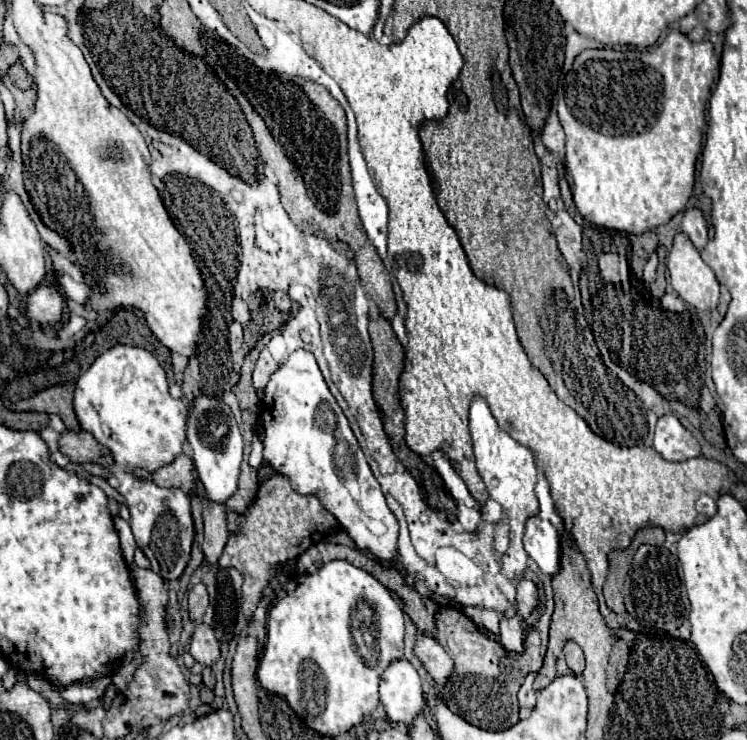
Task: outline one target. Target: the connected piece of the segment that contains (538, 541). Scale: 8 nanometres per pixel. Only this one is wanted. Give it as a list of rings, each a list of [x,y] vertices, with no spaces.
[[[533,515],[525,521],[525,551],[547,575],[559,571],[559,541],[559,531],[547,519]]]

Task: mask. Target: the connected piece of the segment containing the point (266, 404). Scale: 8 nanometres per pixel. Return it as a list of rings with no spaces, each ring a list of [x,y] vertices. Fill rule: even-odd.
[[[297,349],[271,375],[261,403],[263,459],[289,477],[297,493],[315,493],[355,545],[365,545],[383,563],[397,561],[399,525],[389,511],[377,479],[349,427],[347,417],[331,395],[313,353]]]

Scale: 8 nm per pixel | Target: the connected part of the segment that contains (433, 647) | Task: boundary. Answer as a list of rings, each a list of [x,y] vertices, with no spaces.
[[[419,635],[415,641],[415,655],[417,659],[423,663],[425,671],[439,683],[443,685],[451,671],[453,671],[453,663],[451,657],[447,655],[447,651],[439,645],[439,641],[435,637],[429,635]]]

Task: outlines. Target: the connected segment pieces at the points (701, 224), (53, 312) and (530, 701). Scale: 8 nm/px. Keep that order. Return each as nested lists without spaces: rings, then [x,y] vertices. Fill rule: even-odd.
[[[697,207],[685,211],[683,233],[691,239],[691,243],[695,245],[695,249],[701,251],[703,245],[707,245],[707,225],[705,225],[703,213]]]
[[[43,283],[27,295],[27,317],[45,327],[59,327],[63,317],[63,297],[51,285]]]
[[[531,673],[531,675],[527,675],[525,677],[525,681],[523,681],[523,685],[521,685],[521,689],[519,689],[519,693],[517,693],[517,699],[519,699],[519,707],[521,709],[533,709],[533,705],[535,705],[535,695],[533,695],[533,679],[535,679],[535,675],[537,673]]]

